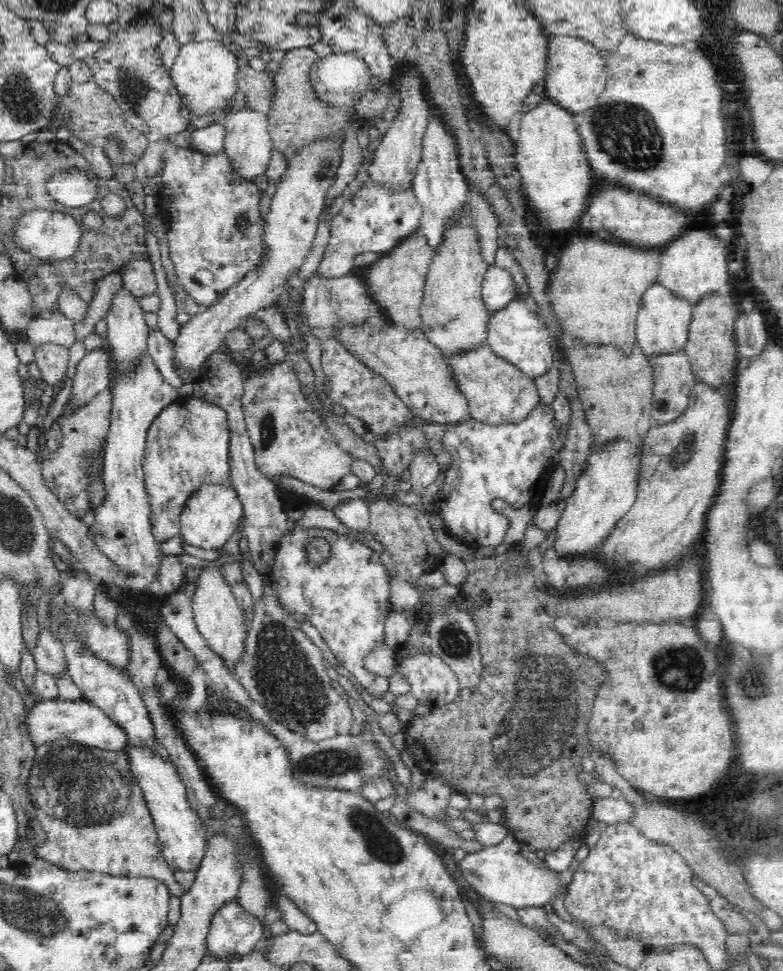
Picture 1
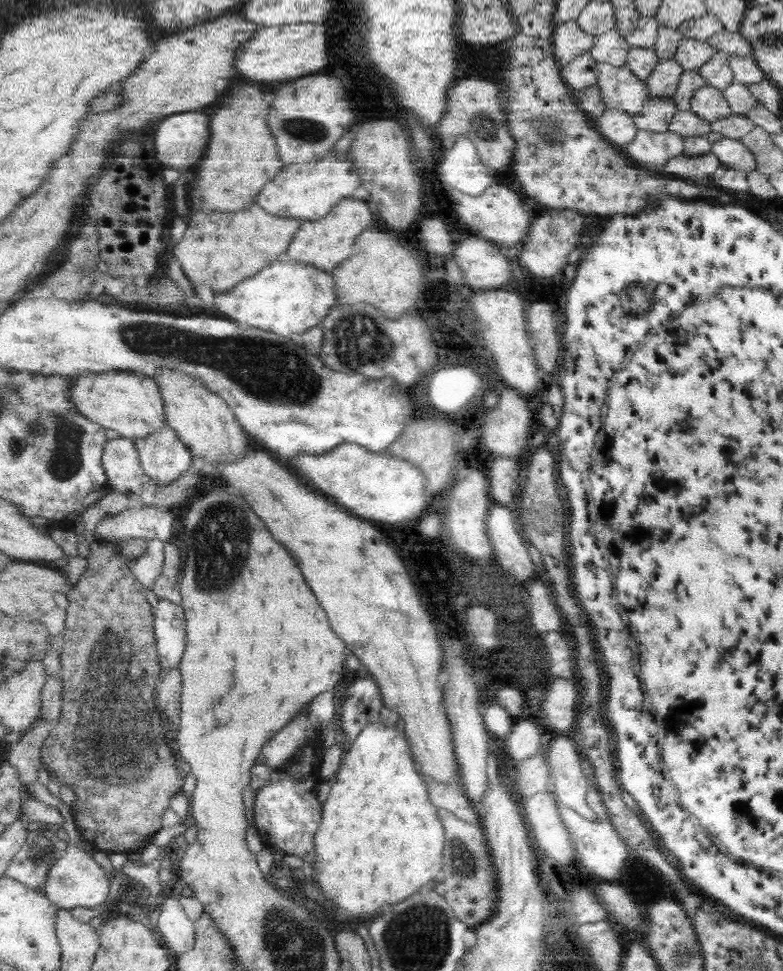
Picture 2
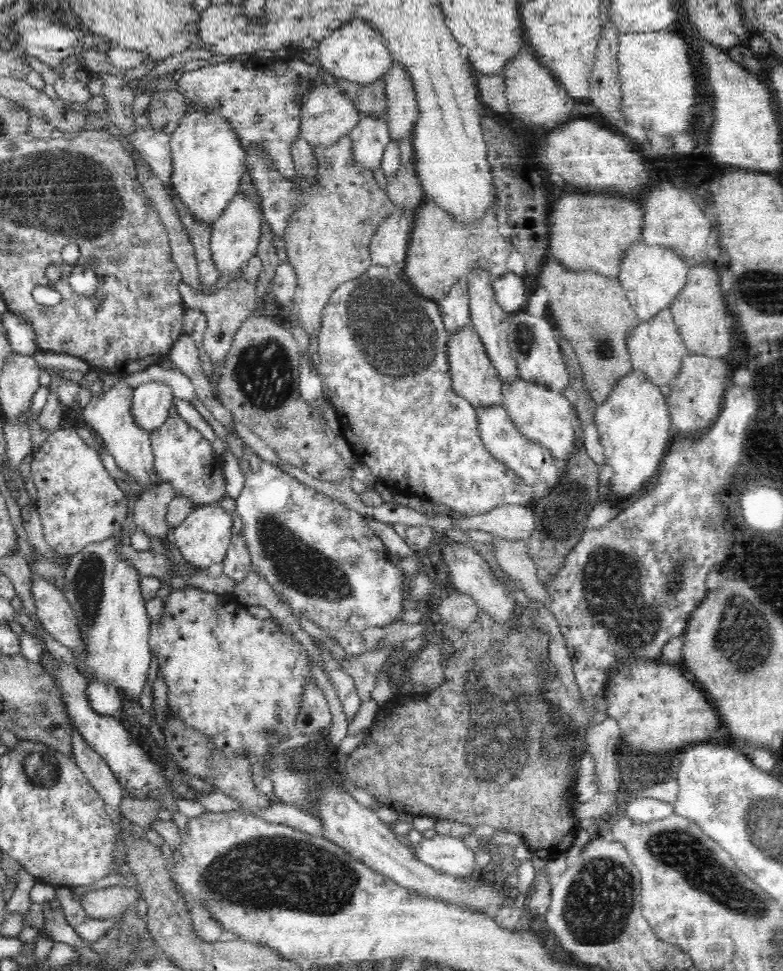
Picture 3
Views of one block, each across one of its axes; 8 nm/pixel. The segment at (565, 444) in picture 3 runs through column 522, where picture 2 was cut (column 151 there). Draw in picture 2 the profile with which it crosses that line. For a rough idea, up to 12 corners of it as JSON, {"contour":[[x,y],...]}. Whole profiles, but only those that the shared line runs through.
{"contour":[[133,371],[71,377],[70,397],[128,439],[167,425],[157,380]]}

